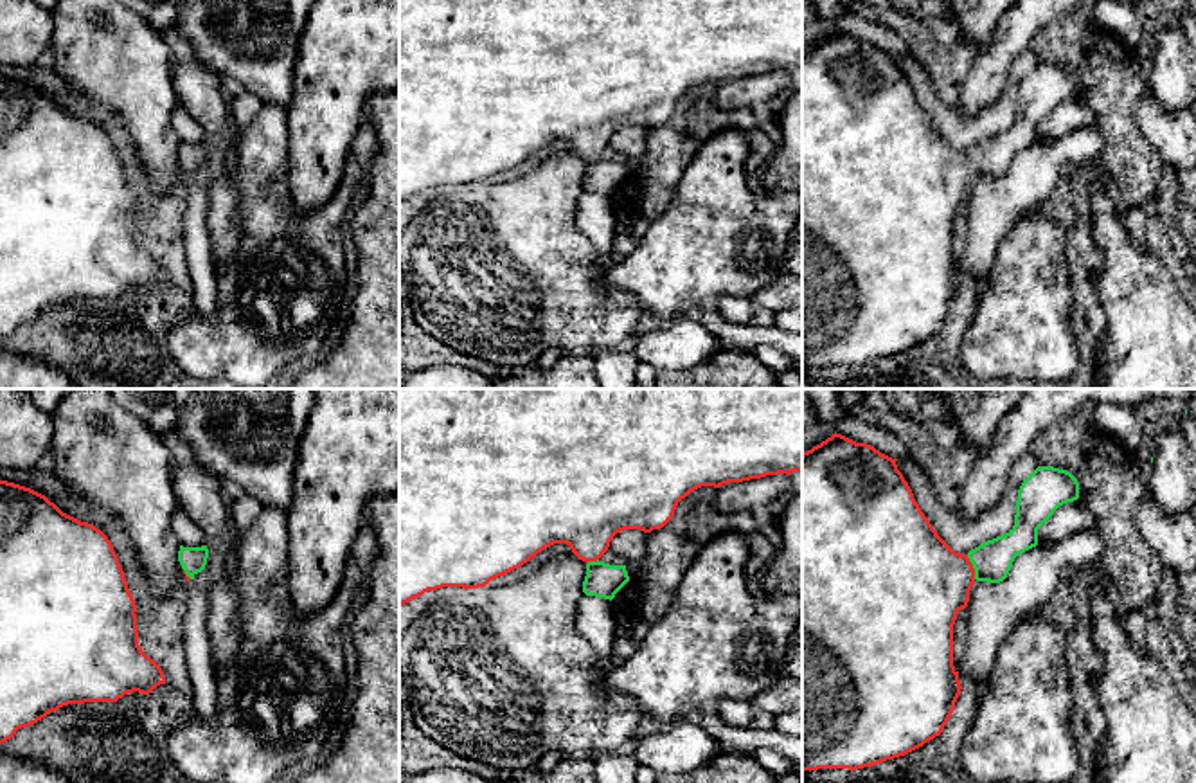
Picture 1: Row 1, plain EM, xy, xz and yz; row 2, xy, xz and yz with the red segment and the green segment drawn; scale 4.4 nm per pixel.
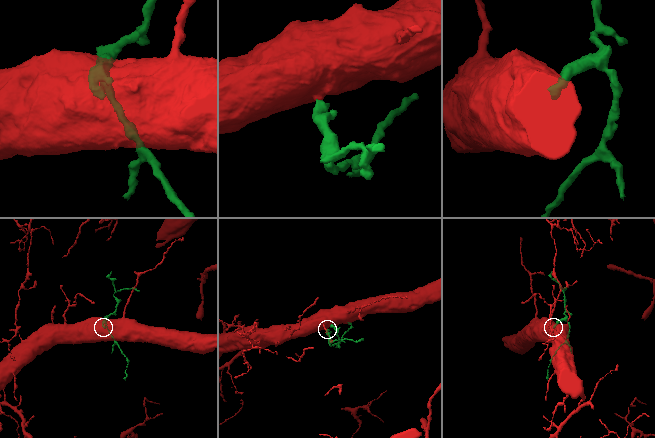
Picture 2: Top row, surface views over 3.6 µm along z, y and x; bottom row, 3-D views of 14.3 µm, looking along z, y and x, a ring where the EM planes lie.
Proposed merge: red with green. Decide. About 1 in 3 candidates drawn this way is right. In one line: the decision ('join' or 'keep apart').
join

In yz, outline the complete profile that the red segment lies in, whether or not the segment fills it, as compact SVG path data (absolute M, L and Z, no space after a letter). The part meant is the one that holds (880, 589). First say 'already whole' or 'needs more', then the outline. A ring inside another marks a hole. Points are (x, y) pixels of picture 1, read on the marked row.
needs more | M836 432L802 452L802 772L872 767L939 736L962 689L953 666L953 625L973 583L1004 581L1014 558L1038 545L1038 529L1054 511L1079 499L1070 472L1038 466L1018 490L1013 529L960 554L924 517L896 461Z

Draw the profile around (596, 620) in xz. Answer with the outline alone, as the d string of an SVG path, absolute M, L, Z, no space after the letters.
M583 594L576 612L576 625L579 634L590 641L595 662L606 671L615 643L615 612L611 601Z

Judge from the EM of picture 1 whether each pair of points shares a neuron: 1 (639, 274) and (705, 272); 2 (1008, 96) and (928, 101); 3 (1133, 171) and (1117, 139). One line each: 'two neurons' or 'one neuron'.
1: one neuron
2: one neuron
3: one neuron

